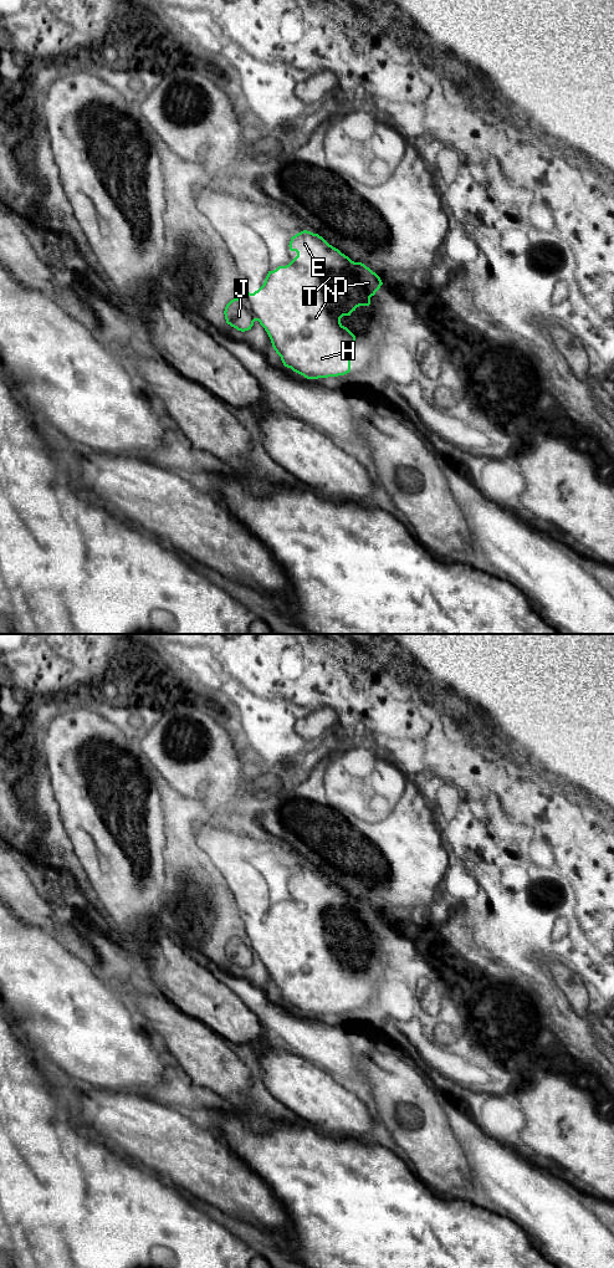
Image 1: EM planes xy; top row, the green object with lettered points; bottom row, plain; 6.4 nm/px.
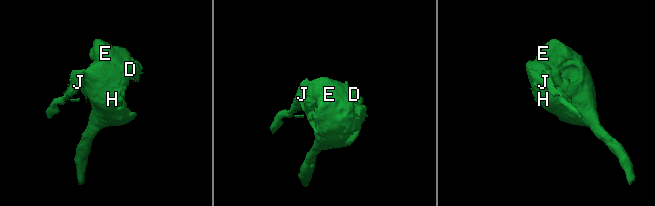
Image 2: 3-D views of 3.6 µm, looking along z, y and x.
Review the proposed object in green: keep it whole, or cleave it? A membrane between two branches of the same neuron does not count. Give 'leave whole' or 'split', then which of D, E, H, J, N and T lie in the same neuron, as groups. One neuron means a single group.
split; groups D E H N T / J

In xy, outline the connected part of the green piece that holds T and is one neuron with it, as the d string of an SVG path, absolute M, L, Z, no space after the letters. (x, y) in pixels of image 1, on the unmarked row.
M303 866L291 874L288 883L297 893L288 901L268 907L257 927L246 929L251 947L267 968L285 1003L307 1016L344 1012L351 1008L351 988L355 986L355 972L341 960L341 955L351 952L359 942L369 942L370 934L383 919L369 904L352 898L318 870Z

